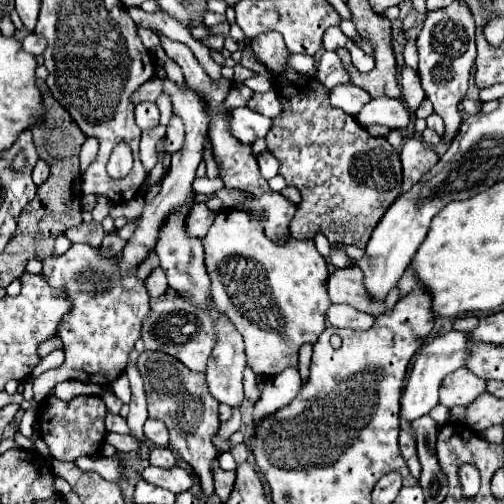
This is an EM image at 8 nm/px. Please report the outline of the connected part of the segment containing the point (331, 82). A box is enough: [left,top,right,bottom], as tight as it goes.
[316,52,350,88]

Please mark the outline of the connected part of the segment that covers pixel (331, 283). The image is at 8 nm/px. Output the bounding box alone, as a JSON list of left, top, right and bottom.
[328,266,388,316]

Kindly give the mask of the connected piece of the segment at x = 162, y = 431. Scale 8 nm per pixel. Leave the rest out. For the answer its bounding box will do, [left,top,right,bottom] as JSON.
[144,420,168,446]

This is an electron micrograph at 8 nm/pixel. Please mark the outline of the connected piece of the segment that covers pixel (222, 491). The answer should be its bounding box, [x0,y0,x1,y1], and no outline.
[214,468,234,502]

